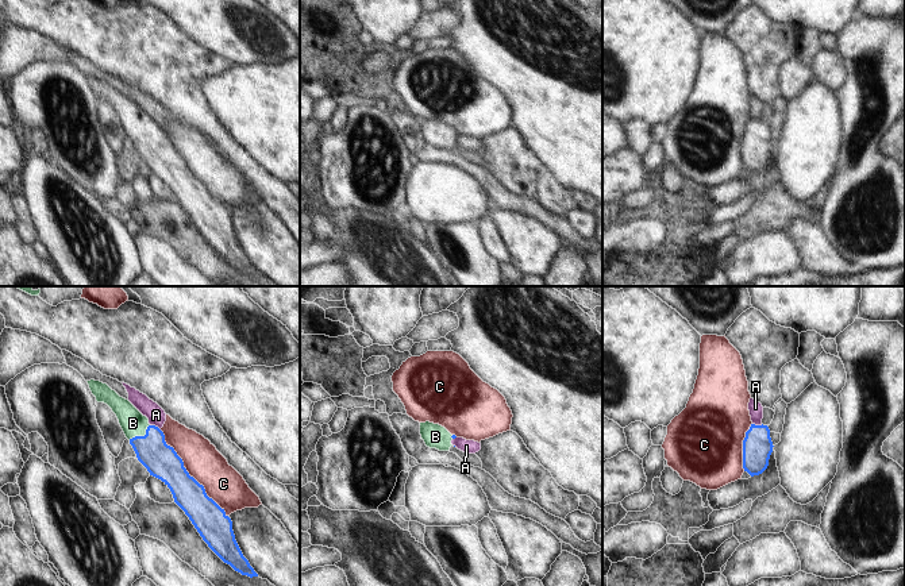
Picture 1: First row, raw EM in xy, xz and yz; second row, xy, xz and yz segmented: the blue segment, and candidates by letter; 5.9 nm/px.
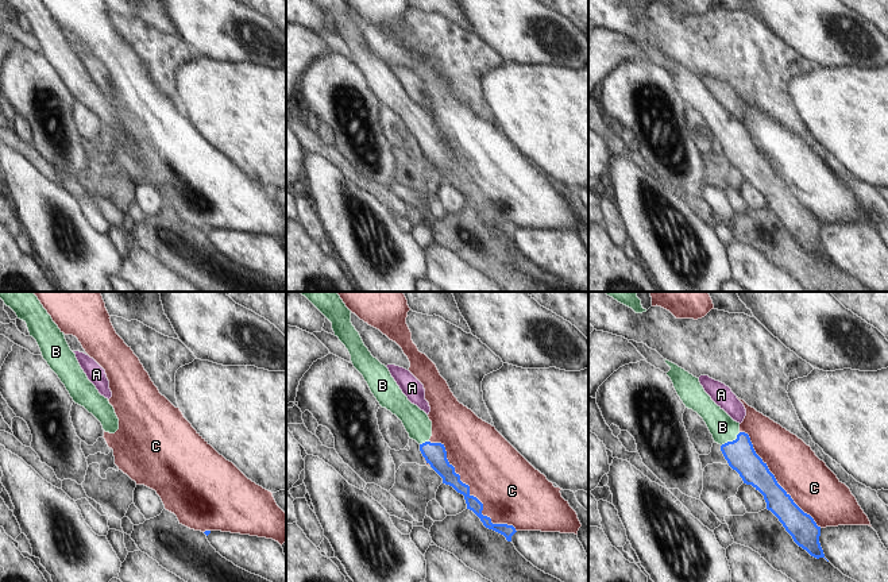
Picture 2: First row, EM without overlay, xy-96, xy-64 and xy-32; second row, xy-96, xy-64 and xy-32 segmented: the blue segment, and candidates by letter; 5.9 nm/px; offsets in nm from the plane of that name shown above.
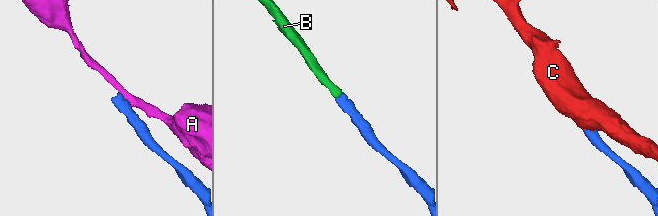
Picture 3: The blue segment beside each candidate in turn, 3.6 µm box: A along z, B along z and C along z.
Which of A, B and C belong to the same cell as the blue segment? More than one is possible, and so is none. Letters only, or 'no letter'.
B

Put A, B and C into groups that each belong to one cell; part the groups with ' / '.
A / B / C

